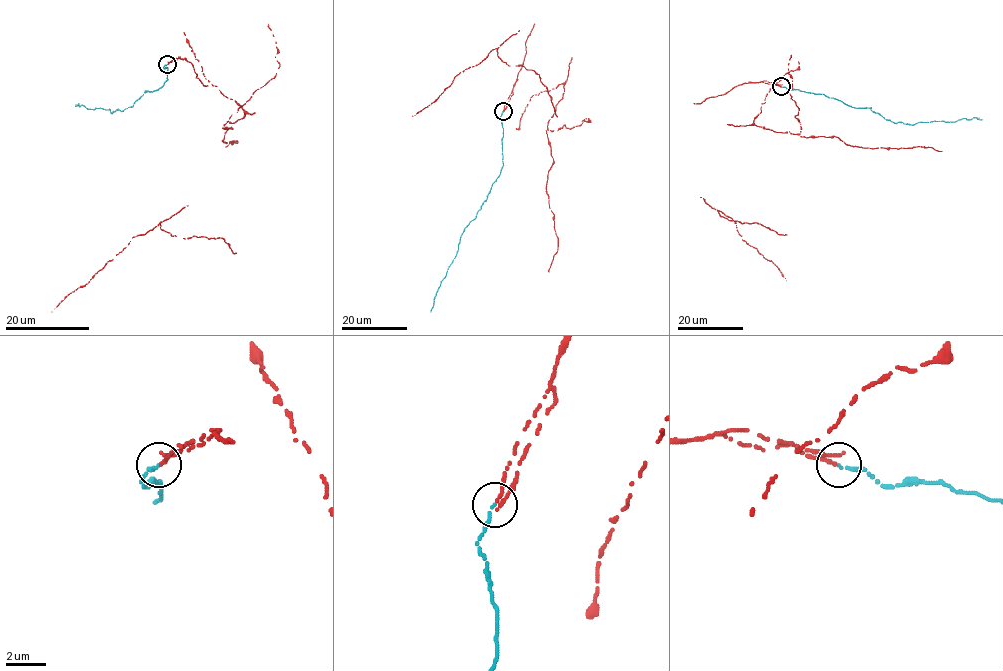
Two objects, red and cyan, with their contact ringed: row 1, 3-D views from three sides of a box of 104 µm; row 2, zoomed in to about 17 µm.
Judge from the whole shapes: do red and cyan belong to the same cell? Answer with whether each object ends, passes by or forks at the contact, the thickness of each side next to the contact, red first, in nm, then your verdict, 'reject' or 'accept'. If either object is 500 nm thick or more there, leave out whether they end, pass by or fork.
red passes by; cyan ends; calibres 160 and 140 nm; accept

